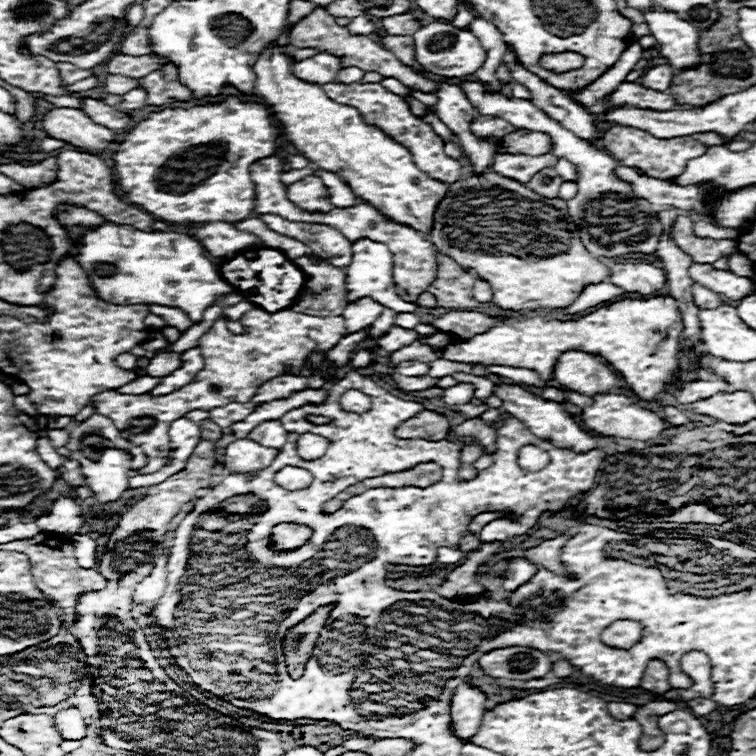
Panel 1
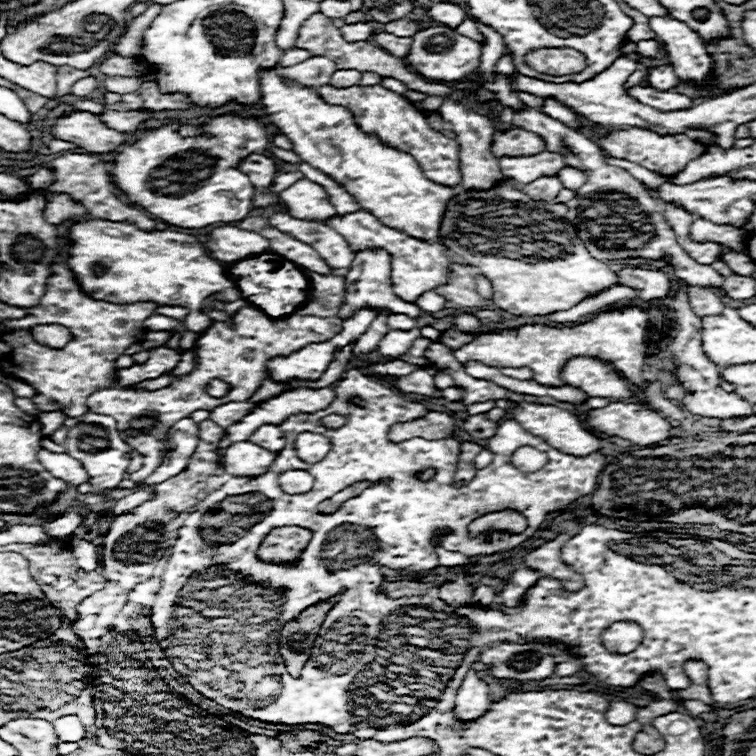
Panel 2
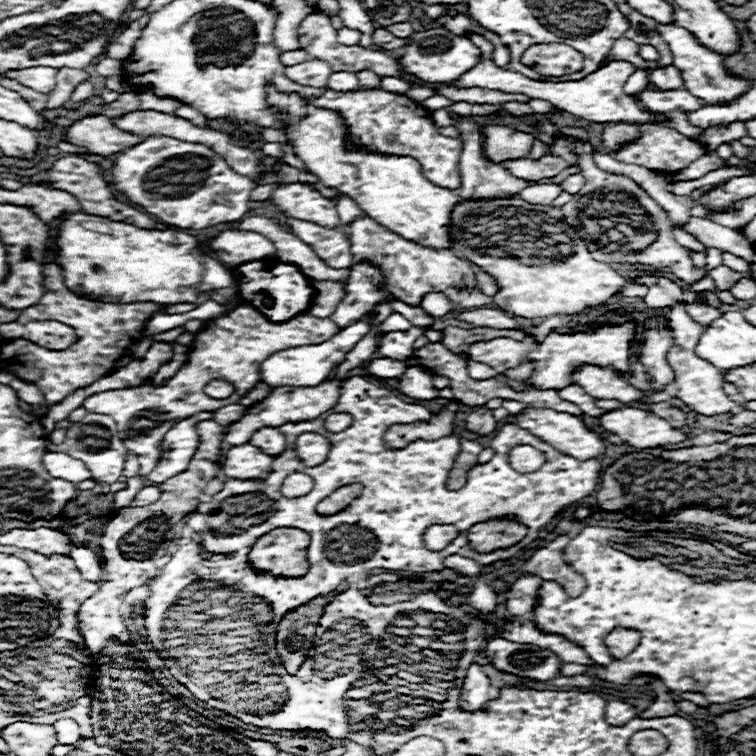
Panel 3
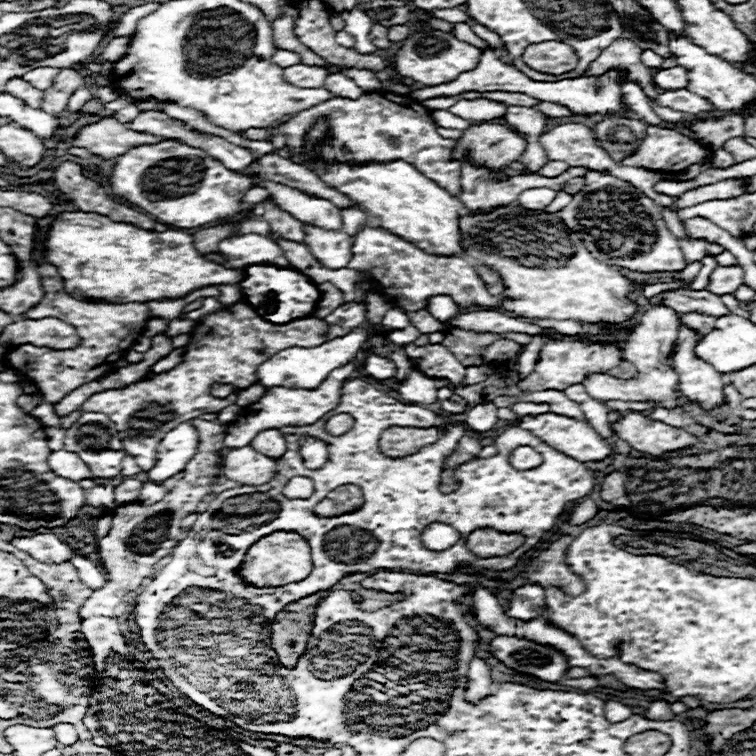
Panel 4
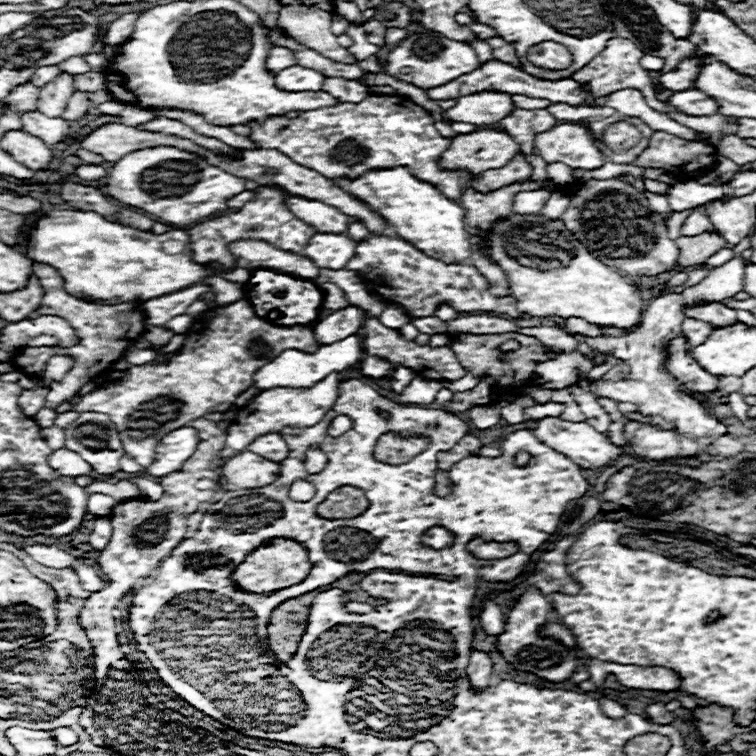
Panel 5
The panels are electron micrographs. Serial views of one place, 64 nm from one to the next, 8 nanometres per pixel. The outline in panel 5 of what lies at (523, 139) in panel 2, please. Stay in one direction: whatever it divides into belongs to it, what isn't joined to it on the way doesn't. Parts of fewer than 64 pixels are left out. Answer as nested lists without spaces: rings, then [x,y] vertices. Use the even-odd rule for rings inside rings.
[[[484,126],[452,138],[452,148],[444,152],[440,164],[444,164],[444,168],[462,168],[480,174],[490,168],[502,168],[520,150],[520,144],[510,134]]]

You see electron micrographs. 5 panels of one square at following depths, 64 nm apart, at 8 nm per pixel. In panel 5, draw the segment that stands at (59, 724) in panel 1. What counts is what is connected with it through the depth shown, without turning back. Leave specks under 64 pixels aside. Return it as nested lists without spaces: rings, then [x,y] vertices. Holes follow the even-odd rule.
[[[56,728],[54,736],[56,736],[60,746],[70,746],[70,744],[78,742],[78,734],[72,728]]]

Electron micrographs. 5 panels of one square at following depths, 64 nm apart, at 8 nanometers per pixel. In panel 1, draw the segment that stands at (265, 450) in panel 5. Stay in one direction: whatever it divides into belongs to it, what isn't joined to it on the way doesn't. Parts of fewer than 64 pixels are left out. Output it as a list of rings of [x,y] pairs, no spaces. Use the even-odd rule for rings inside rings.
[[[268,420],[268,422],[258,424],[248,434],[248,438],[256,440],[258,444],[264,444],[268,448],[282,448],[284,442],[286,442],[286,434],[288,432],[282,428],[282,422],[280,420]]]

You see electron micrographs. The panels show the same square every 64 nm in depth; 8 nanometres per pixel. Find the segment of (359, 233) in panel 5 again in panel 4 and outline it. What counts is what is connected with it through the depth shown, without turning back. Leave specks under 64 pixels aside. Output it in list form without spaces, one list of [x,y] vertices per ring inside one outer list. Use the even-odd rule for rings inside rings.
[[[350,206],[346,210],[342,210],[342,220],[344,220],[344,232],[348,232],[350,236],[354,236],[360,228],[360,224],[366,224],[366,218],[372,218],[370,212],[366,210],[360,210],[356,206]]]

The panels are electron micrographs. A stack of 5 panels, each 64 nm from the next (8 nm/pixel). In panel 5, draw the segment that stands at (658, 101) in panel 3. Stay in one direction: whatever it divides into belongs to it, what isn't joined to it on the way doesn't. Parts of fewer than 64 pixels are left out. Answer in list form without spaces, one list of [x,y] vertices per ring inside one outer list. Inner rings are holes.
[[[696,90],[672,92],[666,102],[690,116],[710,116],[718,112],[718,104],[710,96],[704,96],[702,92],[696,92]]]

